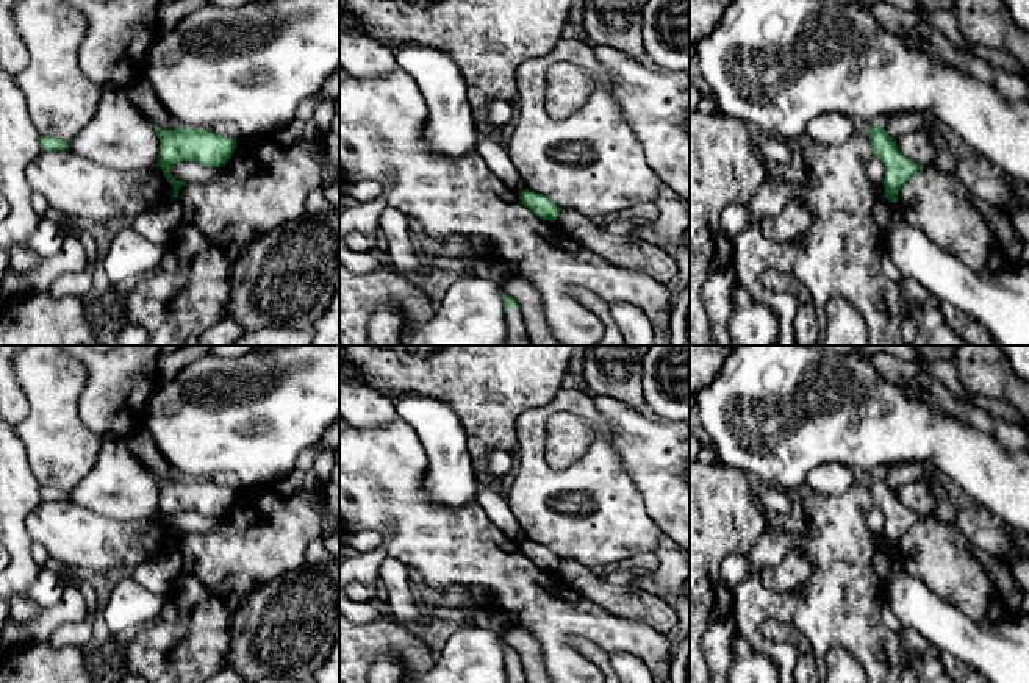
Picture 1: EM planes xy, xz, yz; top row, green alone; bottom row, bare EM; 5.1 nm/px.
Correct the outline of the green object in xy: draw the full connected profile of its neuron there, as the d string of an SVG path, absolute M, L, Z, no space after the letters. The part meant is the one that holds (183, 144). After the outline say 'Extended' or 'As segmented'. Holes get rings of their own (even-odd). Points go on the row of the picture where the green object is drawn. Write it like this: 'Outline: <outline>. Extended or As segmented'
Outline: M155 125L160 139L158 167L174 188L174 198L178 198L178 189L186 184L172 177L170 167L177 163L194 161L206 167L220 167L233 155L236 139L219 136L211 130L195 130L180 127L177 130L163 130Z. As segmented

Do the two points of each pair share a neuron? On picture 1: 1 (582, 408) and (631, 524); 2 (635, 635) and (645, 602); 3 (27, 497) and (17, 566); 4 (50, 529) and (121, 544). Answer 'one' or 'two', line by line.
1: one
2: two
3: one
4: one

